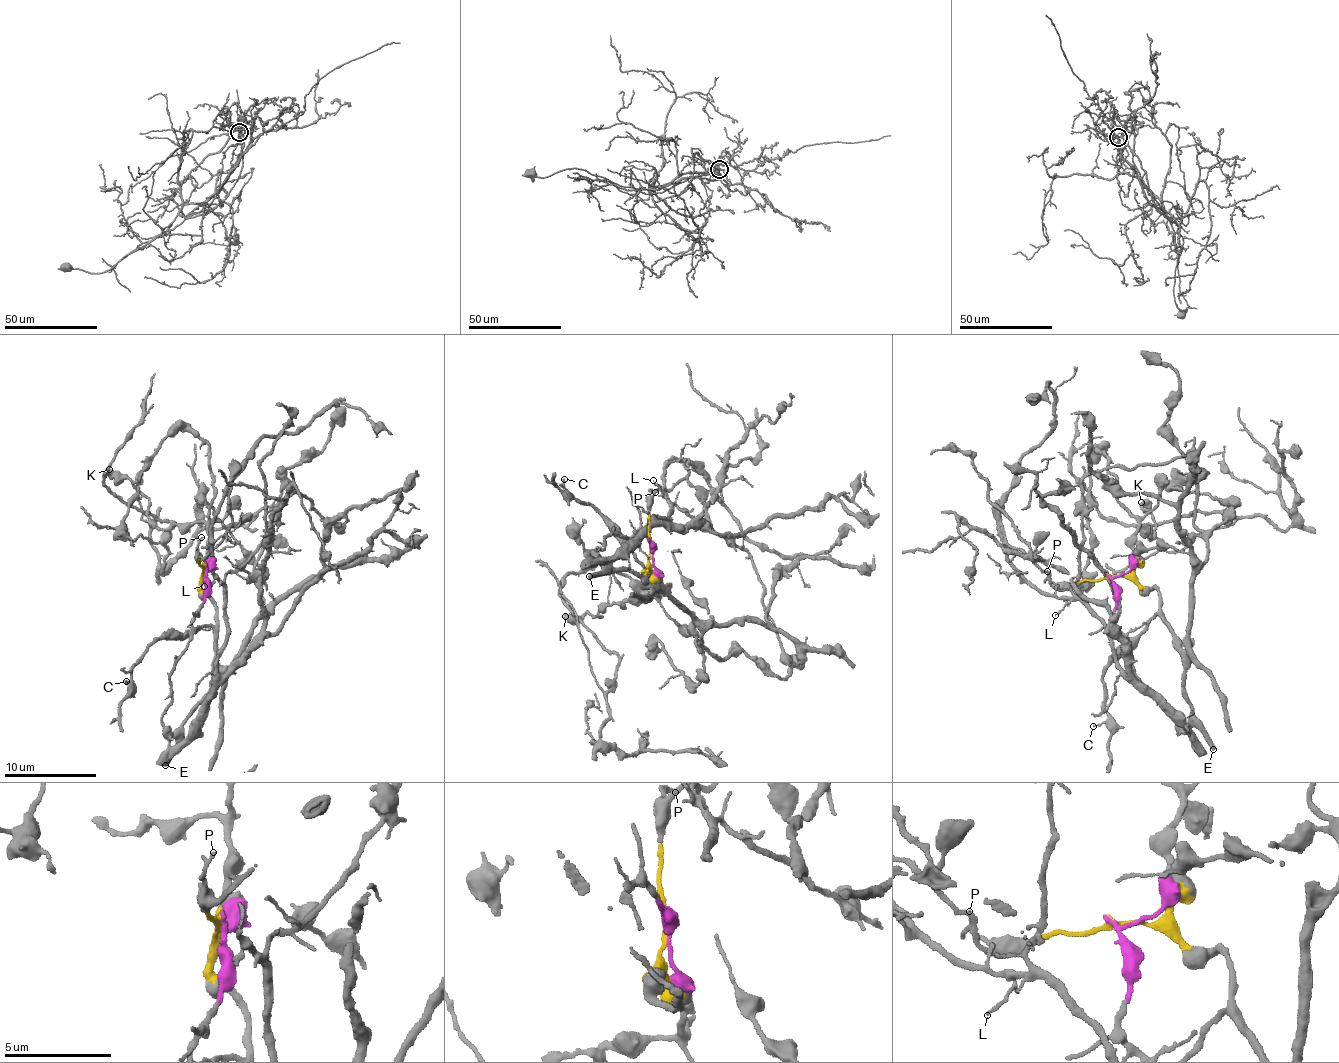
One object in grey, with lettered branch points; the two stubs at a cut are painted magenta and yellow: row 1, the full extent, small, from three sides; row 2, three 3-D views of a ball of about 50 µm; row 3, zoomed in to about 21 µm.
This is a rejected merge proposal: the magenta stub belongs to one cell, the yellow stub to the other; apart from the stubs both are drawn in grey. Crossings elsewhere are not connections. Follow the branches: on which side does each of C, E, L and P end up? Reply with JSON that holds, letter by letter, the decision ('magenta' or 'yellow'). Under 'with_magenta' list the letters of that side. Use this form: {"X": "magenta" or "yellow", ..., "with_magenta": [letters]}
{"C": "yellow", "E": "yellow", "L": "magenta", "P": "yellow", "with_magenta": ["L"]}

